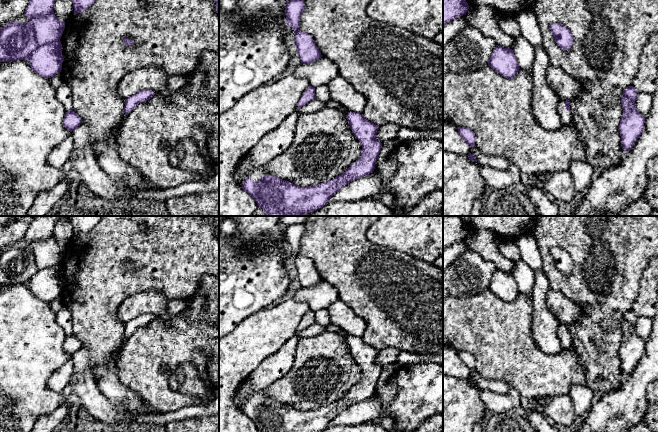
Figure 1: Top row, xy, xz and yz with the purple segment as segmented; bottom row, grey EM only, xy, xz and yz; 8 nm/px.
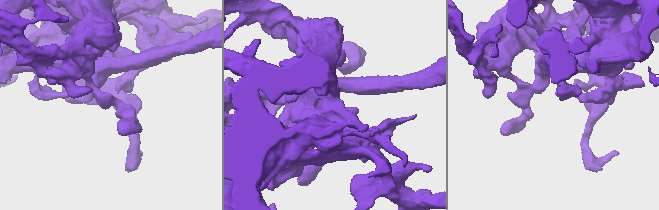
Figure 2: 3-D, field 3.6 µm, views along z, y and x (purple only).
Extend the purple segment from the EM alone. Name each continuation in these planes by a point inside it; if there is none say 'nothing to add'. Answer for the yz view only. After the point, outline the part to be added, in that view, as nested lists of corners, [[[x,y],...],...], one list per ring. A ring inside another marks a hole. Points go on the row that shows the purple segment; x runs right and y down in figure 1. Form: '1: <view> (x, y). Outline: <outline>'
1: yz (566, 117). Outline: [[[560,100],[557,111],[561,118],[561,128],[568,127],[572,122],[572,114],[565,107],[565,100]]]

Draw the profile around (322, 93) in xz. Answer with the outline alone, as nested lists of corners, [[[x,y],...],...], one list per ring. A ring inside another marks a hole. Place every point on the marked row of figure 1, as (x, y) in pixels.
[[[327,84],[320,85],[315,88],[315,98],[323,103],[326,103],[330,100],[330,93]]]

